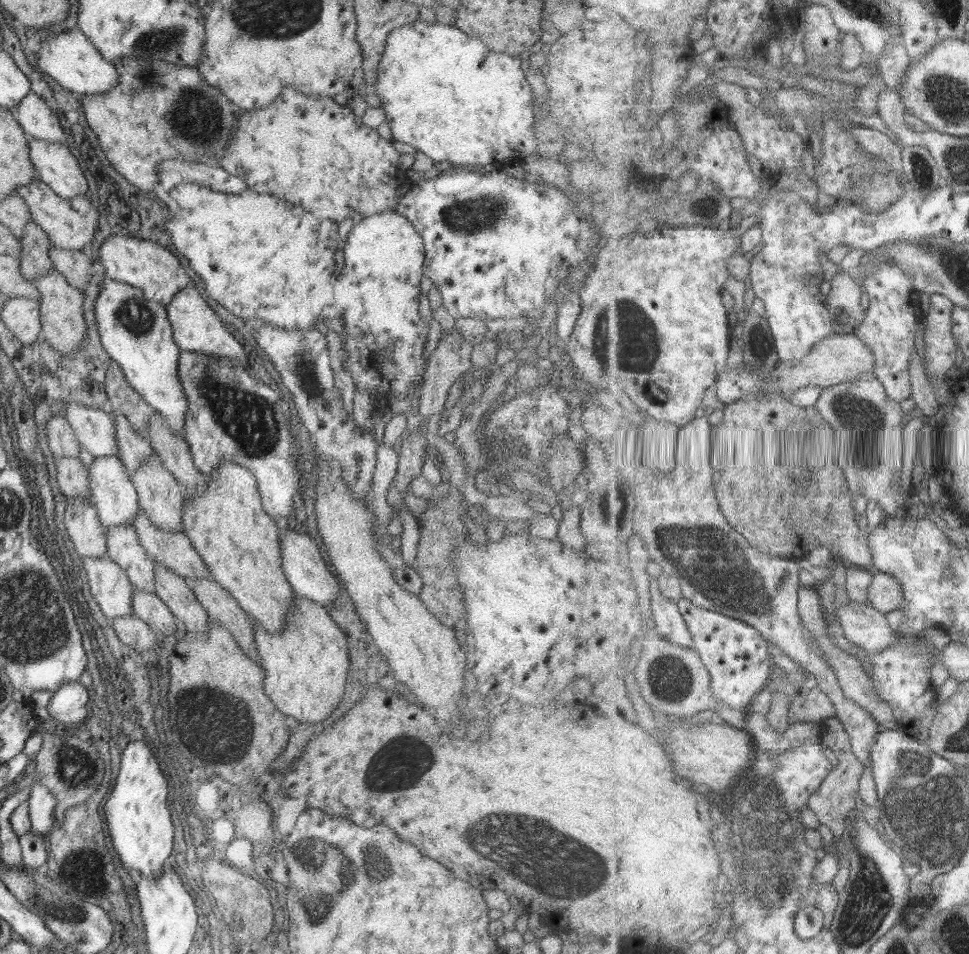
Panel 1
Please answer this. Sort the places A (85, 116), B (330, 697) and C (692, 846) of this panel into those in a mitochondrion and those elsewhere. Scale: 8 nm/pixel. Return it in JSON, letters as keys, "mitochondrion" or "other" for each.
{"A":"other","B":"other","C":"other"}

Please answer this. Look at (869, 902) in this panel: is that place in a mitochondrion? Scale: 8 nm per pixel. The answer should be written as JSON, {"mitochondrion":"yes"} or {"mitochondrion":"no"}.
{"mitochondrion":"yes"}

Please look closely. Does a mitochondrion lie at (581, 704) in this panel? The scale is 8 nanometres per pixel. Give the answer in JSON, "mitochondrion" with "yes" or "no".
{"mitochondrion":"no"}

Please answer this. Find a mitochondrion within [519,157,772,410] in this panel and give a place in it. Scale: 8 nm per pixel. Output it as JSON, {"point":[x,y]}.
{"point":[626,316]}

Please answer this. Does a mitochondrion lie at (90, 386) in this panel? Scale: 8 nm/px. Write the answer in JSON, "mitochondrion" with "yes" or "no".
{"mitochondrion":"no"}

